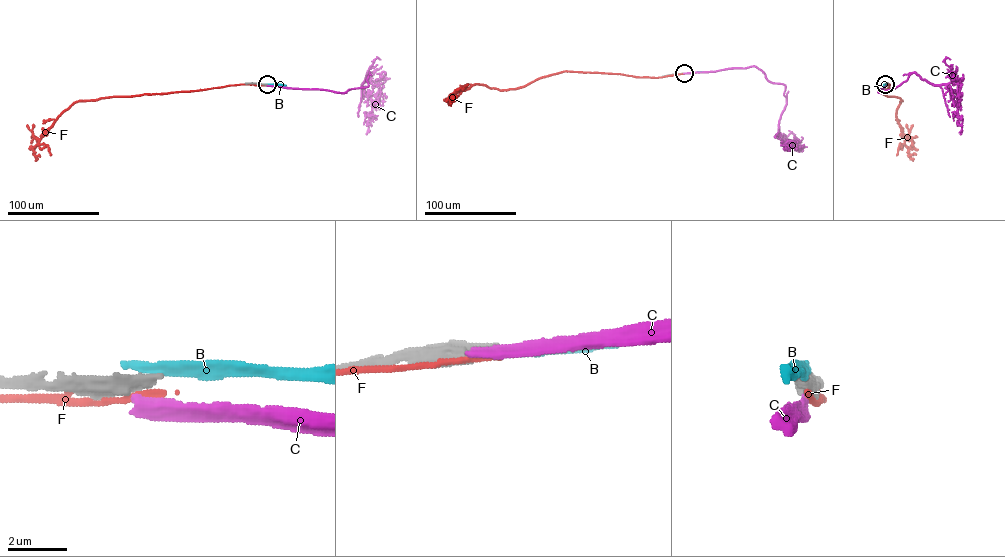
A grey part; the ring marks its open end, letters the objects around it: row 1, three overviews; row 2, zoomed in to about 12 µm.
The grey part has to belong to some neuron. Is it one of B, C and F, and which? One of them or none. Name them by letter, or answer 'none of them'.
none of them

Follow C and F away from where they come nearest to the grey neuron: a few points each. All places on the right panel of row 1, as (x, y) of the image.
C: (885, 85), (878, 92), (895, 88), (916, 73), (934, 84), (948, 85), (958, 95), (960, 133)
F: (885, 85), (889, 84), (883, 94), (902, 100), (896, 118), (904, 142), (899, 144), (896, 155)

